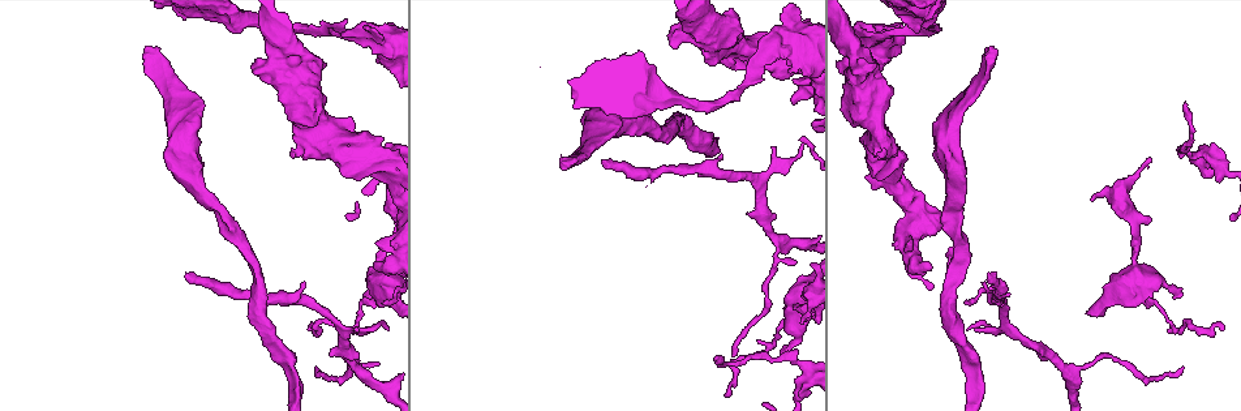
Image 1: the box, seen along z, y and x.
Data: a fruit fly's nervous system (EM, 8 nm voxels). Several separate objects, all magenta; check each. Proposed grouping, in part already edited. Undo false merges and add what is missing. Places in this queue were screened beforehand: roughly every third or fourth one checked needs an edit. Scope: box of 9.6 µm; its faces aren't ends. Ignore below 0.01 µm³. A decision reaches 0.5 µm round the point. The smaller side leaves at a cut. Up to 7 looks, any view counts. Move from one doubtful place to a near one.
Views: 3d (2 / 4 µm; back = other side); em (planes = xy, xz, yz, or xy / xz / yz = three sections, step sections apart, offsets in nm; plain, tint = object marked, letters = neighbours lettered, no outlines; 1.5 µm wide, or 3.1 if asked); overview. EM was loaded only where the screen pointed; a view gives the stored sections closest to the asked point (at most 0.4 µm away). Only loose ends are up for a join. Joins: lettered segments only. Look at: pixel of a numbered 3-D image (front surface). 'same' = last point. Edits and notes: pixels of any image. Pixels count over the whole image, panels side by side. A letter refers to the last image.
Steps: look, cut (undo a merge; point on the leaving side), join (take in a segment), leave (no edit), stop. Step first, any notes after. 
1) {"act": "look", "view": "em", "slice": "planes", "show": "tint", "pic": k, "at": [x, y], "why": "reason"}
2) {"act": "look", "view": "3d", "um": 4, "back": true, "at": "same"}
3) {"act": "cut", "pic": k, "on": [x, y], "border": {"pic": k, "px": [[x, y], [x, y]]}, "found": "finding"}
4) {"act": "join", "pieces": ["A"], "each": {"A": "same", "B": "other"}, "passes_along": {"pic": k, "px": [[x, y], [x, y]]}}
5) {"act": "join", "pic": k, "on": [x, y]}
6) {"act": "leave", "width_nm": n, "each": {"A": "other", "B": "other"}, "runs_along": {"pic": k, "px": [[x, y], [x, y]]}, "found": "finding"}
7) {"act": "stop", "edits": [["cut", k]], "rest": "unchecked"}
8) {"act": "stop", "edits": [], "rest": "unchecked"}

{"act": "look", "view": "em", "slice": "xz", "step": 4, "show": "letters", "pic": 1, "at": [988, 47], "why": "an open end"}

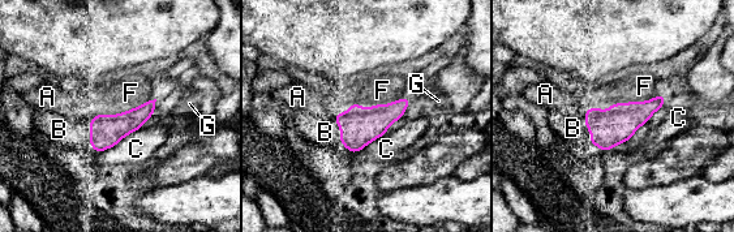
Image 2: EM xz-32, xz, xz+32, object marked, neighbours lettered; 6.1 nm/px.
{"act": "look", "view": "em", "slice": "planes", "show": "letters", "at": "same", "why": "cut it another way"}

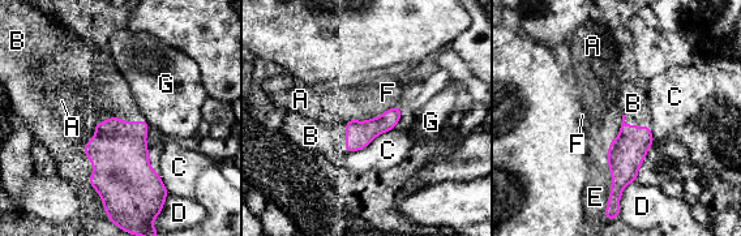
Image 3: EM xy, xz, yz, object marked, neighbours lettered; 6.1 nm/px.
{"act": "join", "pieces": ["B"], "each": {"A": "other", "B": "same", "C": "other", "D": "other", "E": "other", "F": "other", "G": "other"}, "found": "the cell continues"}

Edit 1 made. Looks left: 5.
{"act": "look", "view": "em", "slice": "xy", "step": 4, "show": "tint", "pic": 1, "at": [800, 321]}

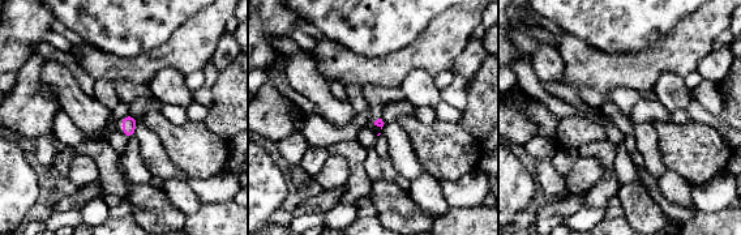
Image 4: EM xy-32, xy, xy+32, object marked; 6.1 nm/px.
{"act": "look", "view": "em", "slice": "planes", "show": "letters", "at": "same", "why": "another direction"}

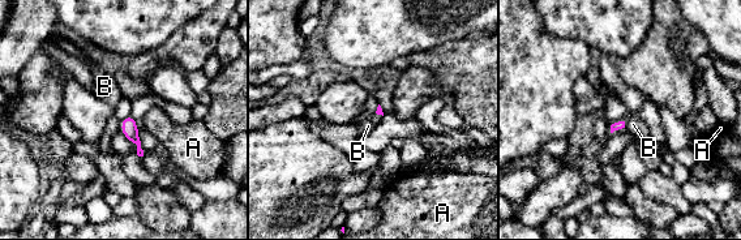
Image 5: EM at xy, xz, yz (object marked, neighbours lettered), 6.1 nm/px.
{"act": "leave", "each": {"A": "other", "B": "other"}, "found": "none of them fits"}

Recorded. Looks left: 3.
{"act": "look", "view": "em", "slice": "xz", "step": 8, "show": "tint", "pic": 1, "at": [1185, 105], "why": "end of a long branch"}

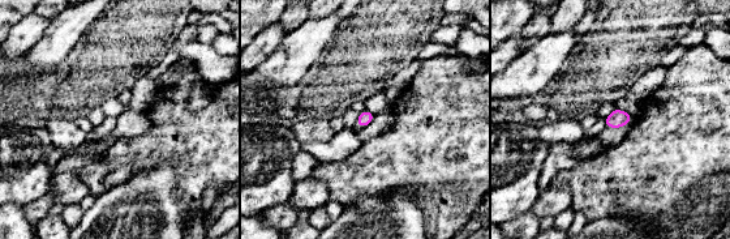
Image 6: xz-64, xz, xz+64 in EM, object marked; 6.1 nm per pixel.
{"act": "look", "view": "em", "slice": "xz", "step": 8, "show": "letters", "at": "same", "why": "what lies round it"}

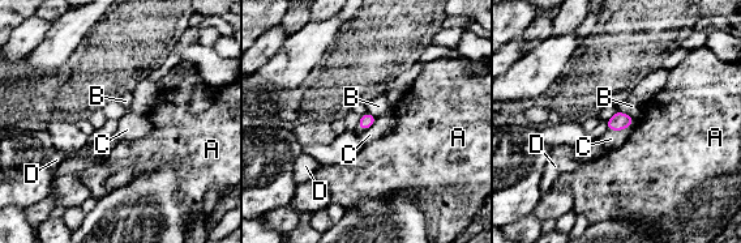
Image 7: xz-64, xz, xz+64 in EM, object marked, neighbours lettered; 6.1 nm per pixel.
{"act": "leave", "each": {"A": "other", "B": "other", "C": "other", "D": "other"}, "border": {"pic": 7, "px": [[634, 120], [625, 128], [608, 131]]}, "found": "no lettered segment goes on from it"}

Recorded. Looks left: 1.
{"act": "stop", "edits": [["join", 3]], "rest": "unchecked"}

